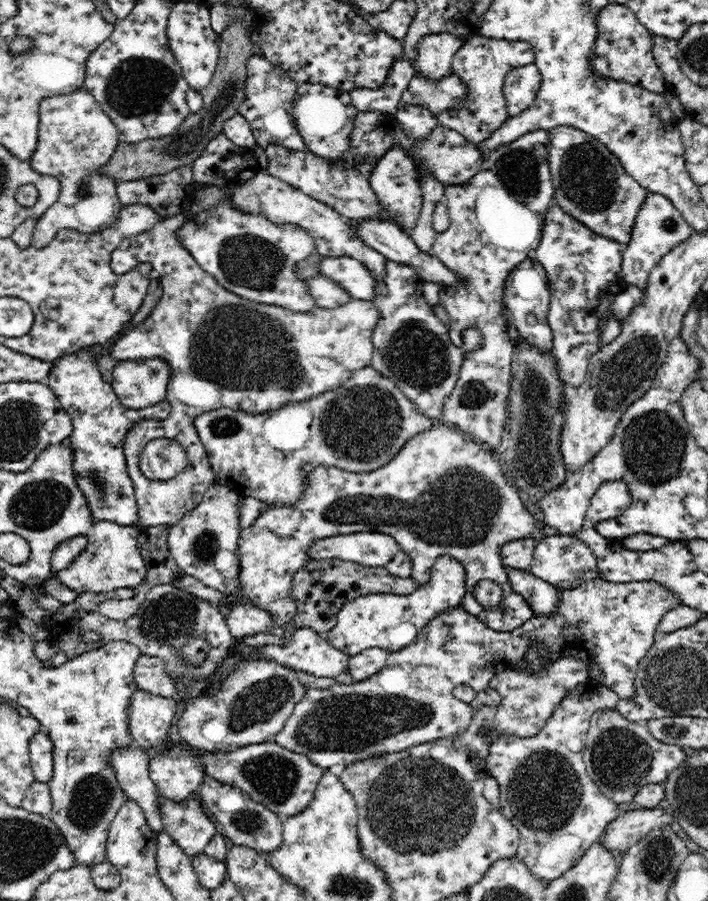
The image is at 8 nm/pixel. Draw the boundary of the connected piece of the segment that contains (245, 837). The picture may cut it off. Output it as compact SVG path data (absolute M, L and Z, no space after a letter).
M204 781L200 786L200 799L205 811L209 811L222 826L220 833L226 835L234 845L250 848L264 855L275 852L283 844L282 824L283 818L270 809L262 807L259 802L252 800L251 796L232 785L221 784L220 781Z

